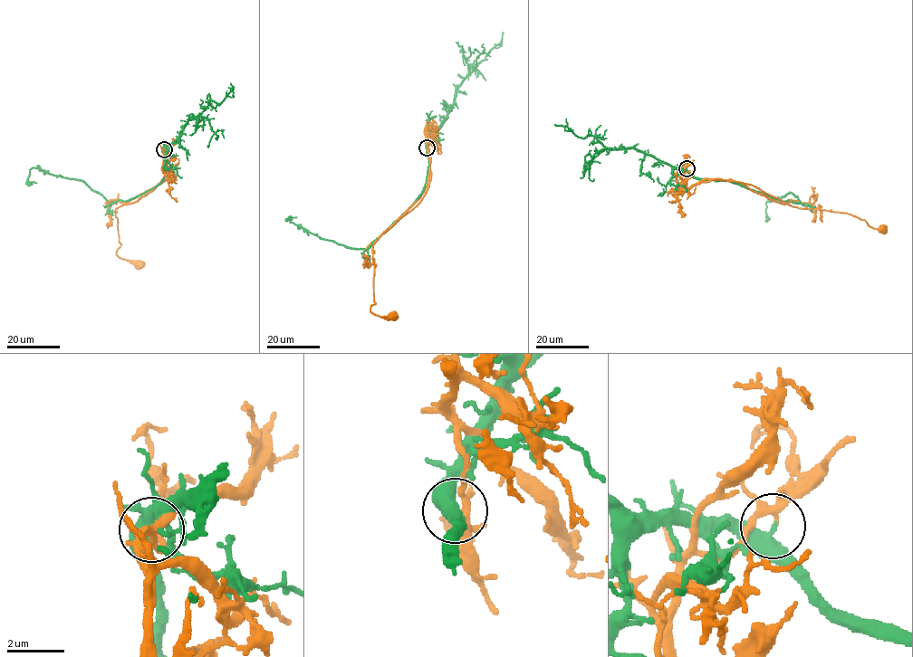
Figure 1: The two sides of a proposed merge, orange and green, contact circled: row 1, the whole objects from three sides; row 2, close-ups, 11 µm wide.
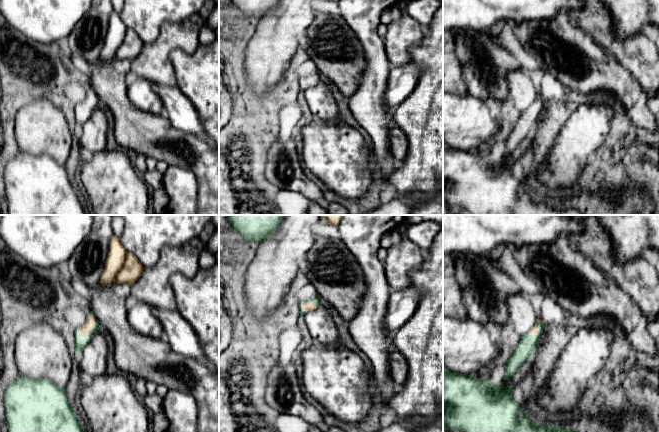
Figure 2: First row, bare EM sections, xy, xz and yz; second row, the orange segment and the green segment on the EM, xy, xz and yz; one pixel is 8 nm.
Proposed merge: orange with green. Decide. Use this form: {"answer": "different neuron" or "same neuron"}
{"answer": "different neuron"}

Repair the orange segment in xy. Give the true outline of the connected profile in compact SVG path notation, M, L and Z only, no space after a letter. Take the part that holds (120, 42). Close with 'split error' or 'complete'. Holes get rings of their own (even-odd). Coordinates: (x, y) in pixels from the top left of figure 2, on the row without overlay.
M113 12L99 59L103 62L112 58L132 61L140 54L144 44L135 31L125 26L120 15Z | complete

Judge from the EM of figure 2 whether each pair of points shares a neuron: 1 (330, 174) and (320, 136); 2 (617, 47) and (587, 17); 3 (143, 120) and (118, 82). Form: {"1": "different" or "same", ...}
{"1": "same", "2": "same", "3": "same"}

